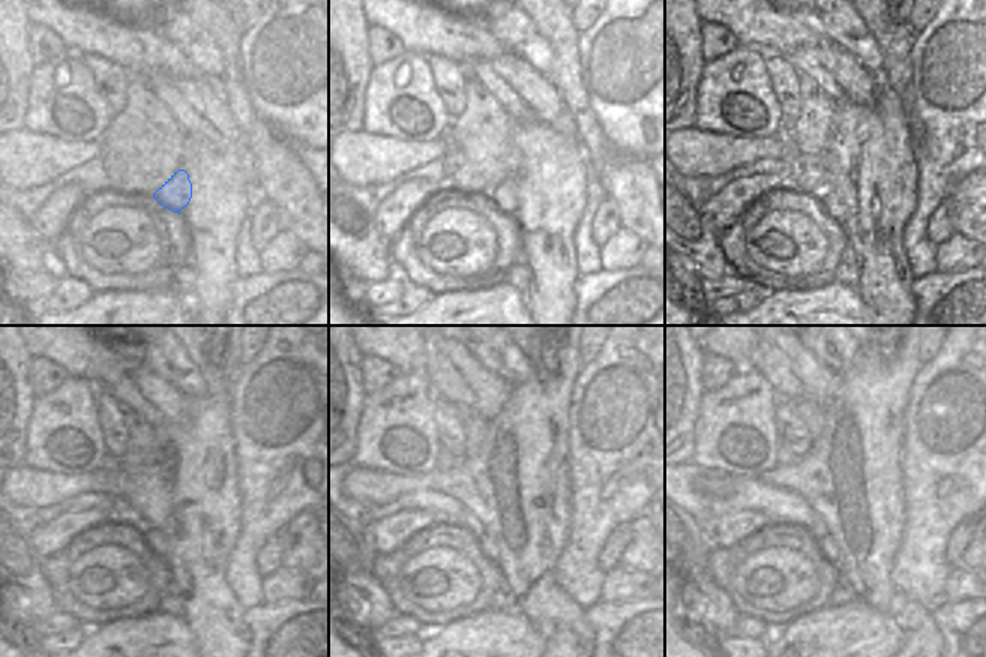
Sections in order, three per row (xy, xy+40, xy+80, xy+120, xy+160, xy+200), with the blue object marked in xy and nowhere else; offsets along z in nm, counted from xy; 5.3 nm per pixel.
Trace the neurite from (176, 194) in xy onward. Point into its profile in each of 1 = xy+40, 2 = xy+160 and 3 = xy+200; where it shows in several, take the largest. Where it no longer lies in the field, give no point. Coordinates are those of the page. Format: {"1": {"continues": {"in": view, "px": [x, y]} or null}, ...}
{"1": {"continues": {"in": "xy+40", "px": [502, 198]}}, "2": {"continues": {"in": "xy+160", "px": [488, 545]}}, "3": {"continues": {"in": "xy+200", "px": [827, 545]}}}

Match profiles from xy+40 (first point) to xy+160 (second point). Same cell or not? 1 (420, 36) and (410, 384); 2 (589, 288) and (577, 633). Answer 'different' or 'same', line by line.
1: different
2: different

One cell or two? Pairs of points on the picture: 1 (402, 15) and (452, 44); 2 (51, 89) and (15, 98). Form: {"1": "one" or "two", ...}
{"1": "one", "2": "two"}

